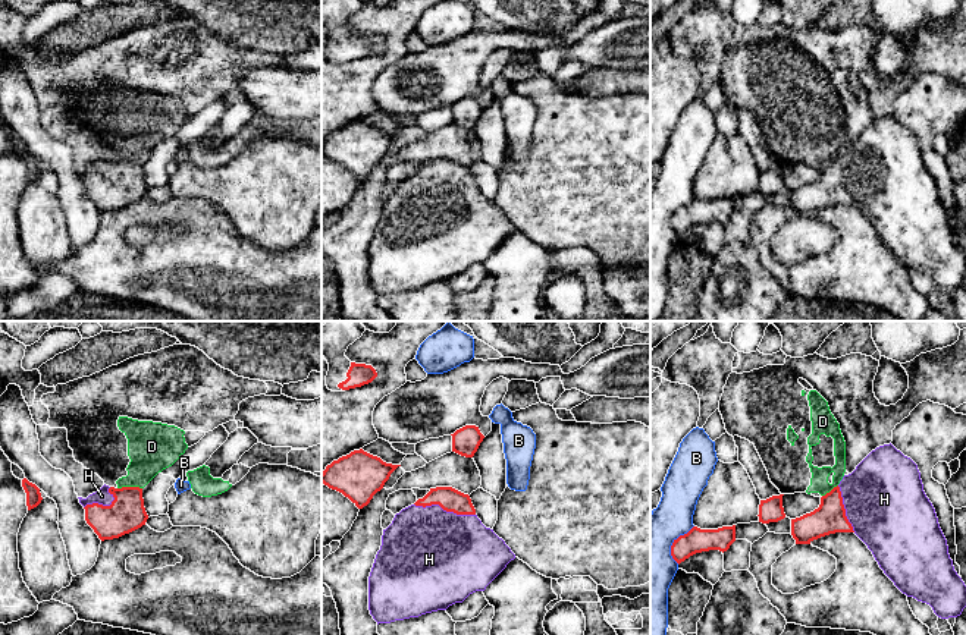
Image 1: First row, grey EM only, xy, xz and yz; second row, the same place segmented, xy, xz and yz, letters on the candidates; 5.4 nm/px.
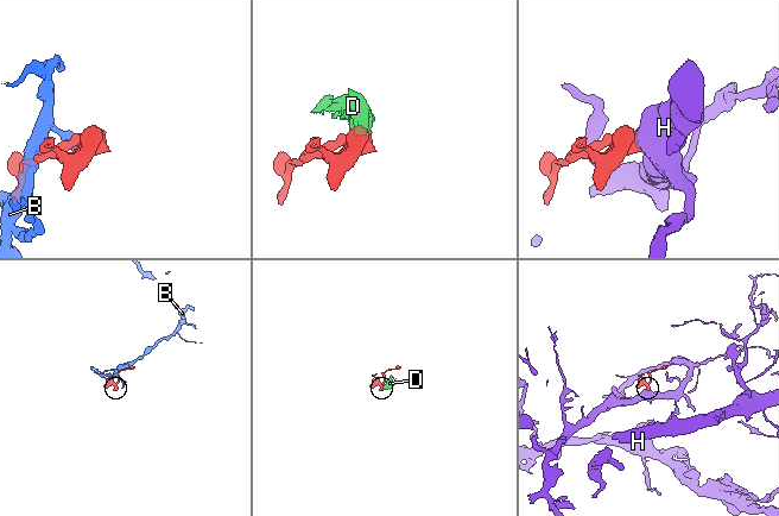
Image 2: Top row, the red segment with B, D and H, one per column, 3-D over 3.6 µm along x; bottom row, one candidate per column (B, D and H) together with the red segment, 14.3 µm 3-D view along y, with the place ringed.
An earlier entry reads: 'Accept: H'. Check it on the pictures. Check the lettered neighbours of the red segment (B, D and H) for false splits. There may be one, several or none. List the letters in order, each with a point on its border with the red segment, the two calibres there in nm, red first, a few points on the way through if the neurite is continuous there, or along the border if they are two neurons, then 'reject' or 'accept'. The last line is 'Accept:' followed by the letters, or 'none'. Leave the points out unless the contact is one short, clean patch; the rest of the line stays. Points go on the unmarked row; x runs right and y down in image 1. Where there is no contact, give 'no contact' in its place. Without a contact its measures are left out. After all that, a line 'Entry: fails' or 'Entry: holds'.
B: yz (673, 214) | 140/260 nm | along yz (693, 197), (671, 217), (671, 229), (677, 235) | reject
D: xy (129, 159) | 200/280 nm | along xy (141, 159), (118, 160) | reject
H: xz (445, 181) | 130/480 nm | across xz (449, 170), (445, 181), (444, 197), (429, 223) | accept
Accept: H
Entry: holds

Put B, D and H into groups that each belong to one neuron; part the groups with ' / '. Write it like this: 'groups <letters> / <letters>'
groups B / D / H

